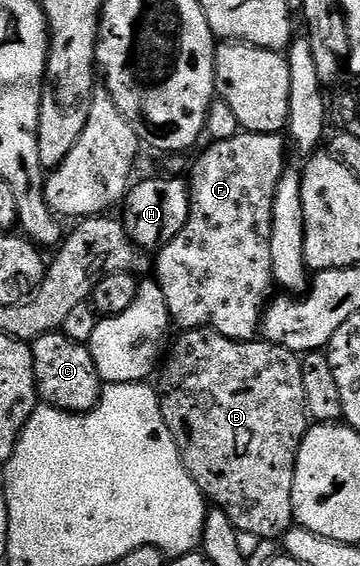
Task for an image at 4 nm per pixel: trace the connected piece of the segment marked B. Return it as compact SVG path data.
M192 327L181 332L182 336L173 343L165 356L160 367L160 374L157 376L156 390L160 409L168 429L178 446L178 452L182 458L184 469L196 481L203 495L213 506L219 507L224 513L228 513L228 521L243 536L255 535L258 539L281 540L282 536L295 526L294 510L292 509L292 481L294 480L294 462L298 456L298 450L302 439L308 430L308 416L306 412L304 377L302 376L302 360L295 352L284 349L275 343L265 341L243 341L240 339L229 339L220 333L204 327Z

